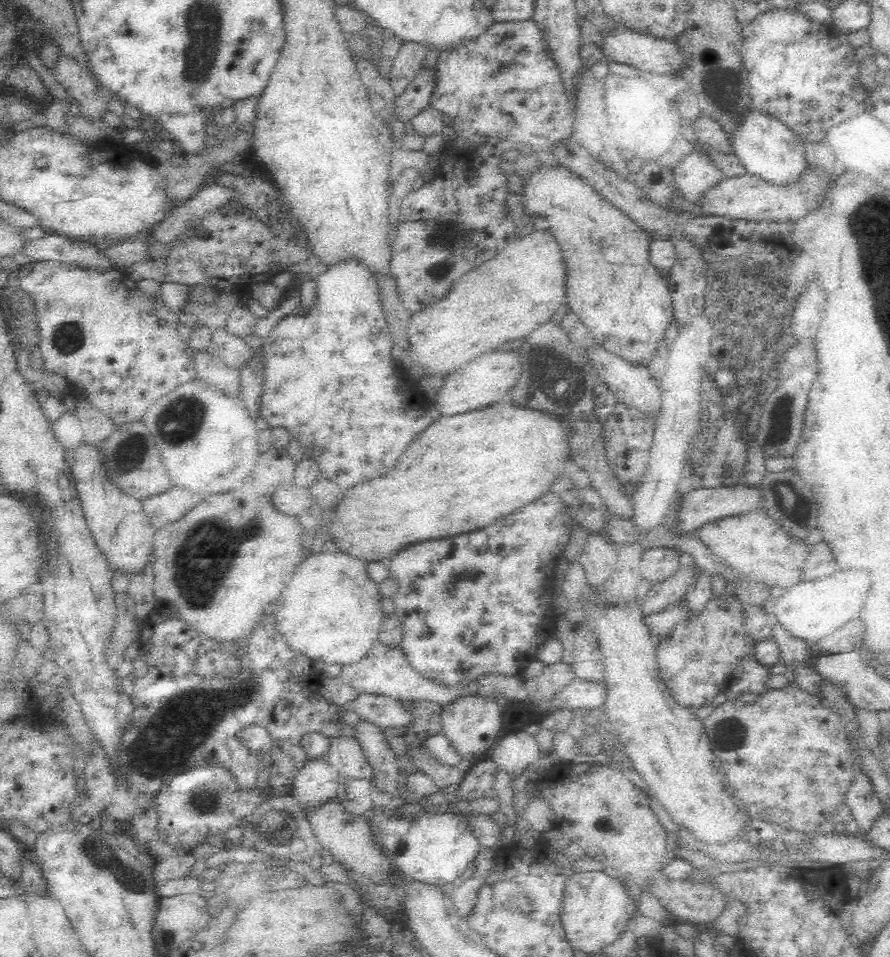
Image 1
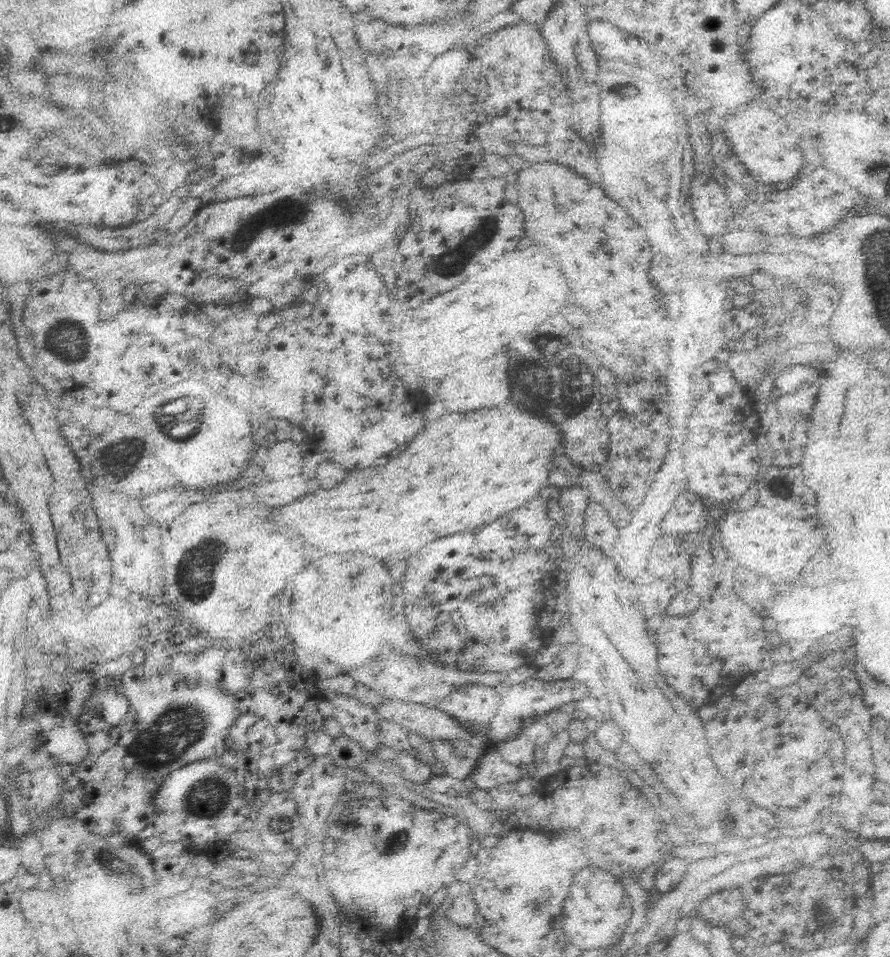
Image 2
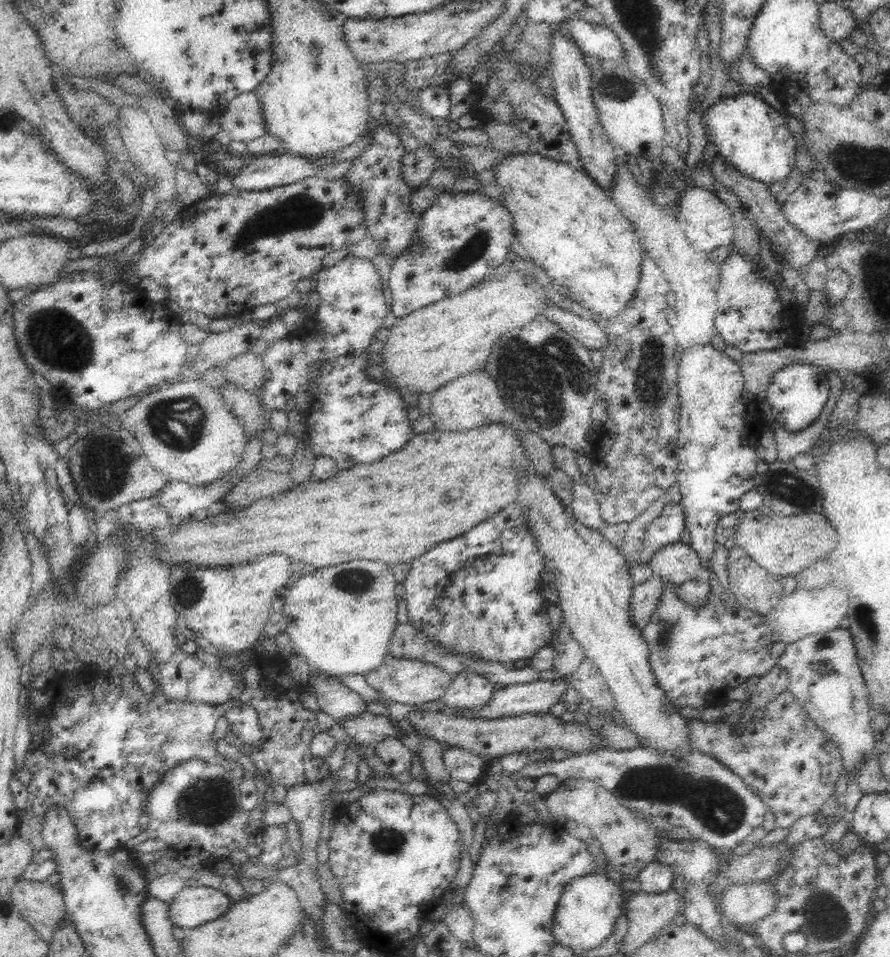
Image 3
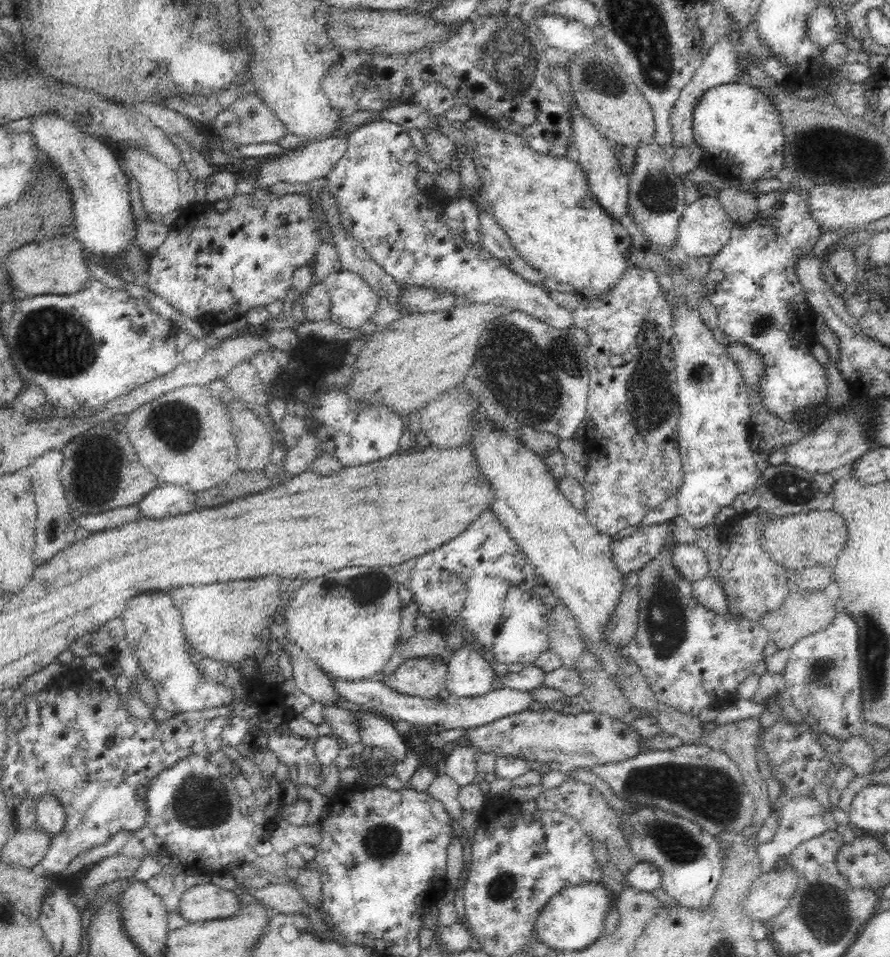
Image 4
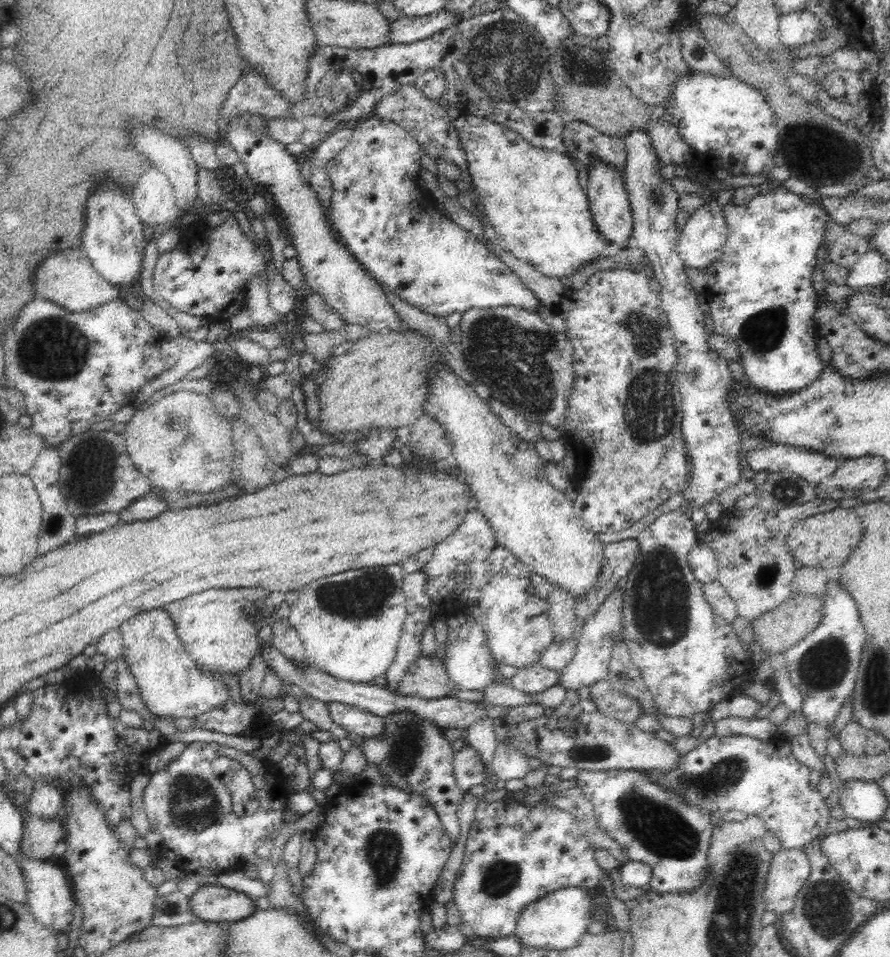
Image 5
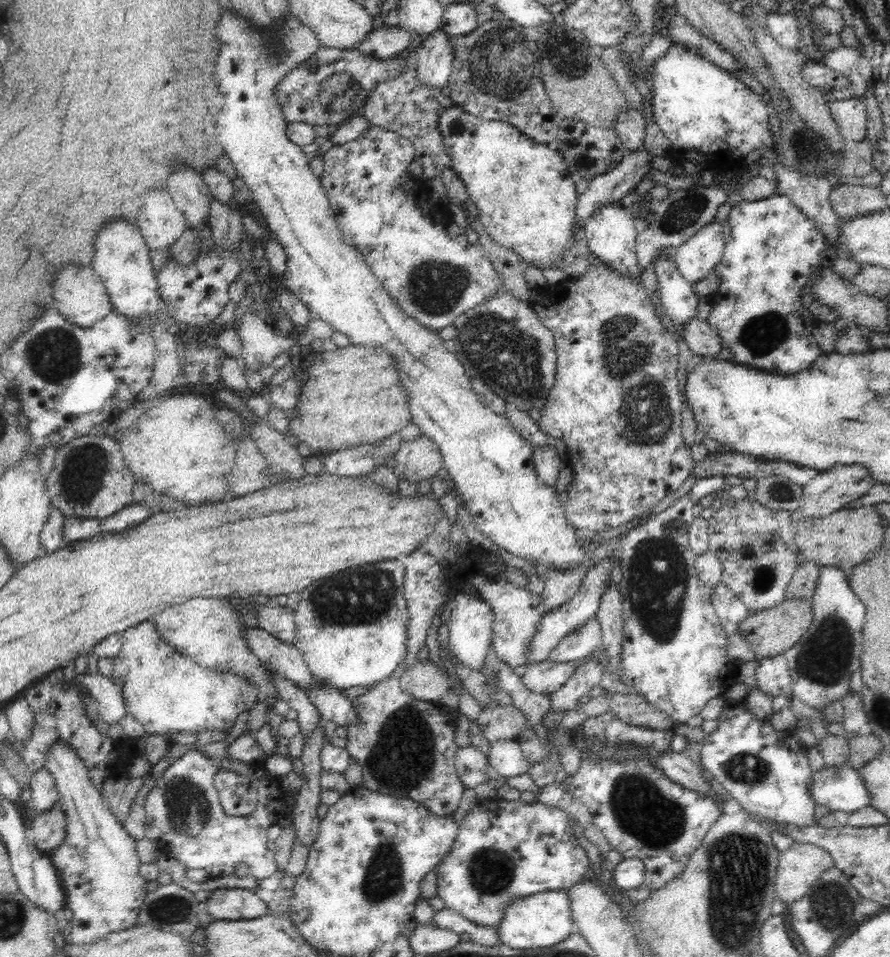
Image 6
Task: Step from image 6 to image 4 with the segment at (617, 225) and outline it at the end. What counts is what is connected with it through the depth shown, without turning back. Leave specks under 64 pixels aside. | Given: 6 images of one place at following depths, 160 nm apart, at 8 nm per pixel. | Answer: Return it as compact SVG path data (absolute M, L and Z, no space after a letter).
M572 106L570 115L572 115L571 139L572 143L574 143L576 161L583 169L590 185L590 190L596 196L598 205L608 211L614 219L620 221L622 216L627 215L627 210L629 209L629 176L622 171L616 155L612 151L612 144L597 131L586 116L582 115L578 106Z

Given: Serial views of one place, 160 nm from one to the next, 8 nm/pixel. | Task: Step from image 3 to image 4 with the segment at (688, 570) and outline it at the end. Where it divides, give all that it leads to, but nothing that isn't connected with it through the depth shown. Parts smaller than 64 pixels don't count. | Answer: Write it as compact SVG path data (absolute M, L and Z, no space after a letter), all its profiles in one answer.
M695 542L678 543L671 552L671 563L680 576L690 582L710 576L707 556Z

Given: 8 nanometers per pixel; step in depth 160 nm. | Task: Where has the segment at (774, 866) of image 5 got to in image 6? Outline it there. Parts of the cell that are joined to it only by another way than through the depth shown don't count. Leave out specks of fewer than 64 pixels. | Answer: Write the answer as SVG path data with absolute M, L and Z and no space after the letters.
M792 843L788 850L782 851L776 874L776 899L784 904L800 900L807 890L836 863L830 853L815 844Z

